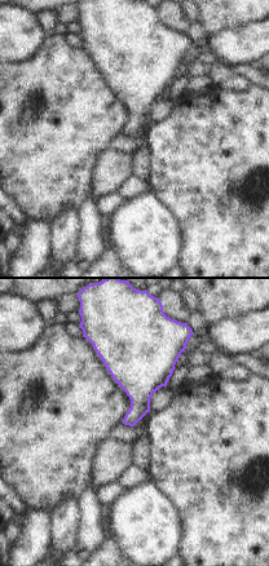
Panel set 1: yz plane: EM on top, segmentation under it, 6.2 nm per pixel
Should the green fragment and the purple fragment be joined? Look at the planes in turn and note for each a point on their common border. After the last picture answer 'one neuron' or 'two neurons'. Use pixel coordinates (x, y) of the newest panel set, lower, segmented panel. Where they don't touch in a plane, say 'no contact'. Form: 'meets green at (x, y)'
no contact

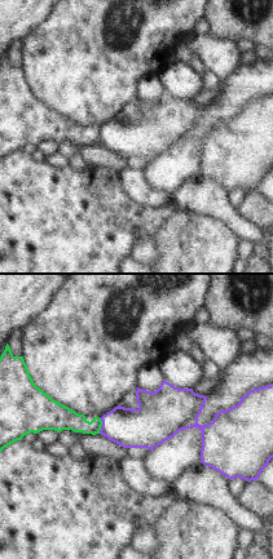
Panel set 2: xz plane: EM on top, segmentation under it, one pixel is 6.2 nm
meets green at (101, 425)

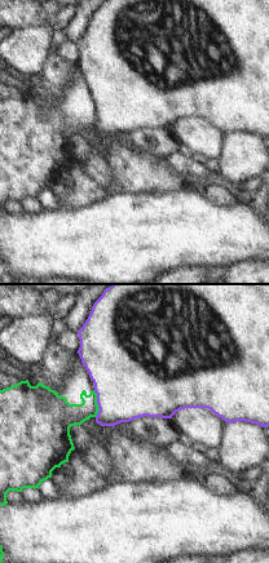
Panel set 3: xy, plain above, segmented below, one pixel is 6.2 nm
meets green at (96, 403)

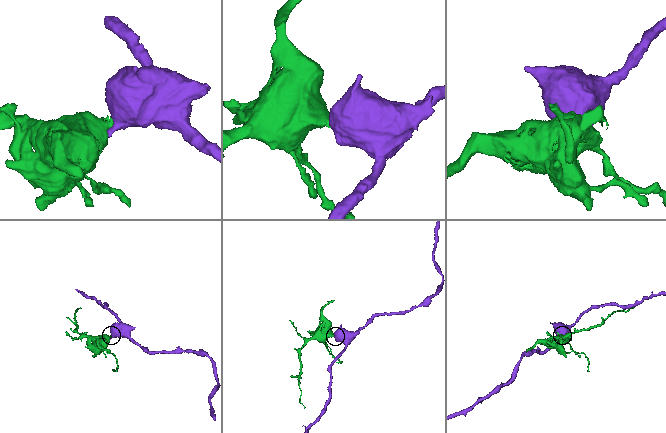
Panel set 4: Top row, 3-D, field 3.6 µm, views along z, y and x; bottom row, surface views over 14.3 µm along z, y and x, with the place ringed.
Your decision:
two neurons

